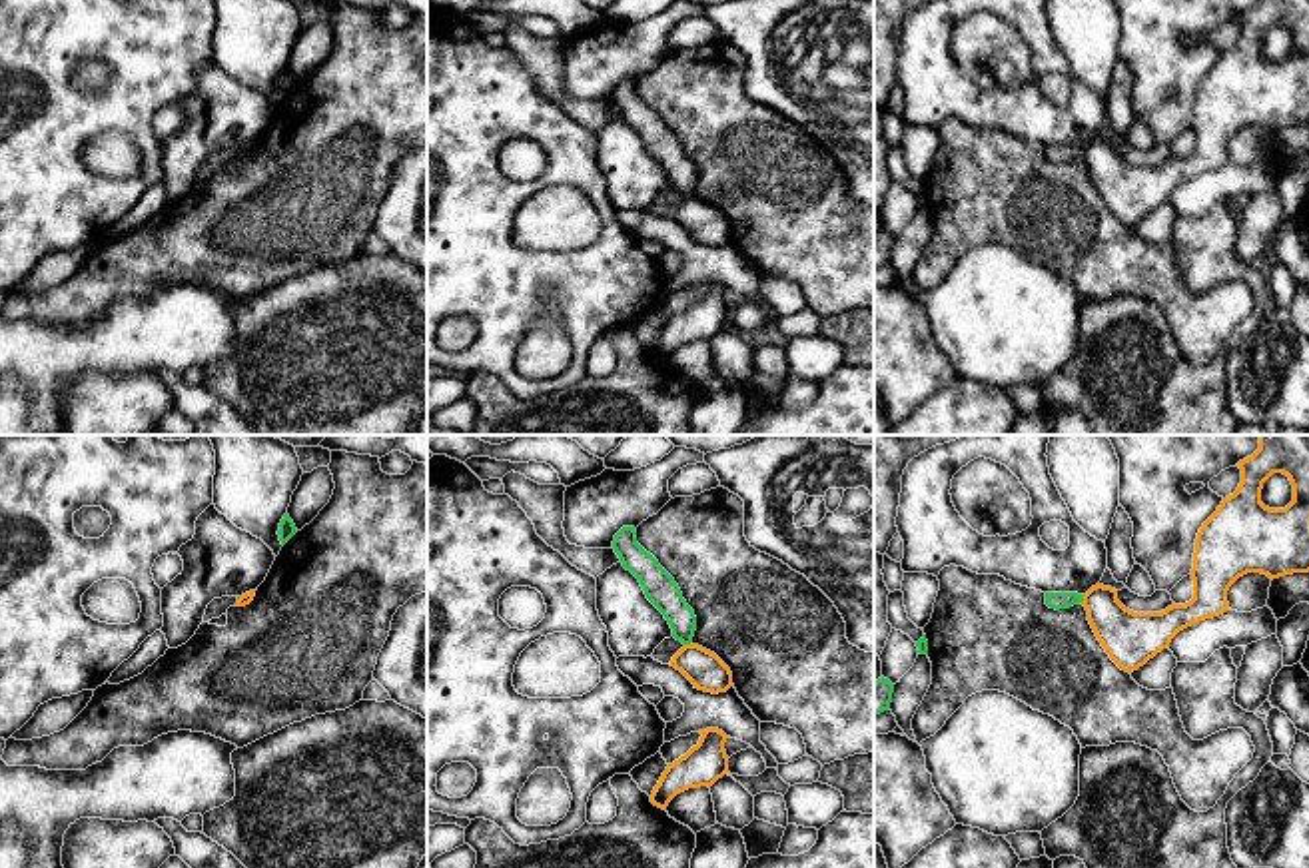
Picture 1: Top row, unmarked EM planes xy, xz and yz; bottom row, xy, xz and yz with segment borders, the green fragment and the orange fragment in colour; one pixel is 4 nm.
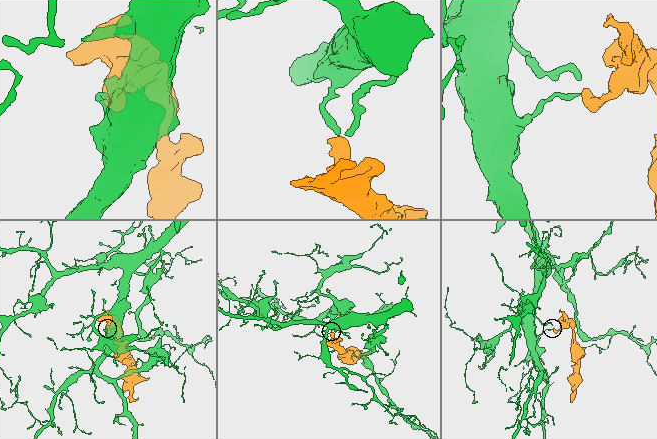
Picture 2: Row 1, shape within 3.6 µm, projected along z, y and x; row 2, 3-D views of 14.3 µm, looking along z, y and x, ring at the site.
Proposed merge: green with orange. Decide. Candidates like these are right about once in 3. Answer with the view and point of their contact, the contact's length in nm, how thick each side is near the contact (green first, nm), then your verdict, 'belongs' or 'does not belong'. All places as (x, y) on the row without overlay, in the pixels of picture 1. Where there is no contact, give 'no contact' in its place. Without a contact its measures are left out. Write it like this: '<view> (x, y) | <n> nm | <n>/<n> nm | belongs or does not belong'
yz (1082, 152) | 40 nm | 70/220 nm | does not belong

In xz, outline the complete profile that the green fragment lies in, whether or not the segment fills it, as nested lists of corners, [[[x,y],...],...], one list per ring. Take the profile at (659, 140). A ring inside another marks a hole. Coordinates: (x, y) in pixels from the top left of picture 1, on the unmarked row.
[[[623,80],[615,88],[613,102],[623,120],[639,132],[647,152],[664,168],[672,190],[690,198],[696,184],[694,164],[682,152],[674,132],[637,96],[635,80]]]

